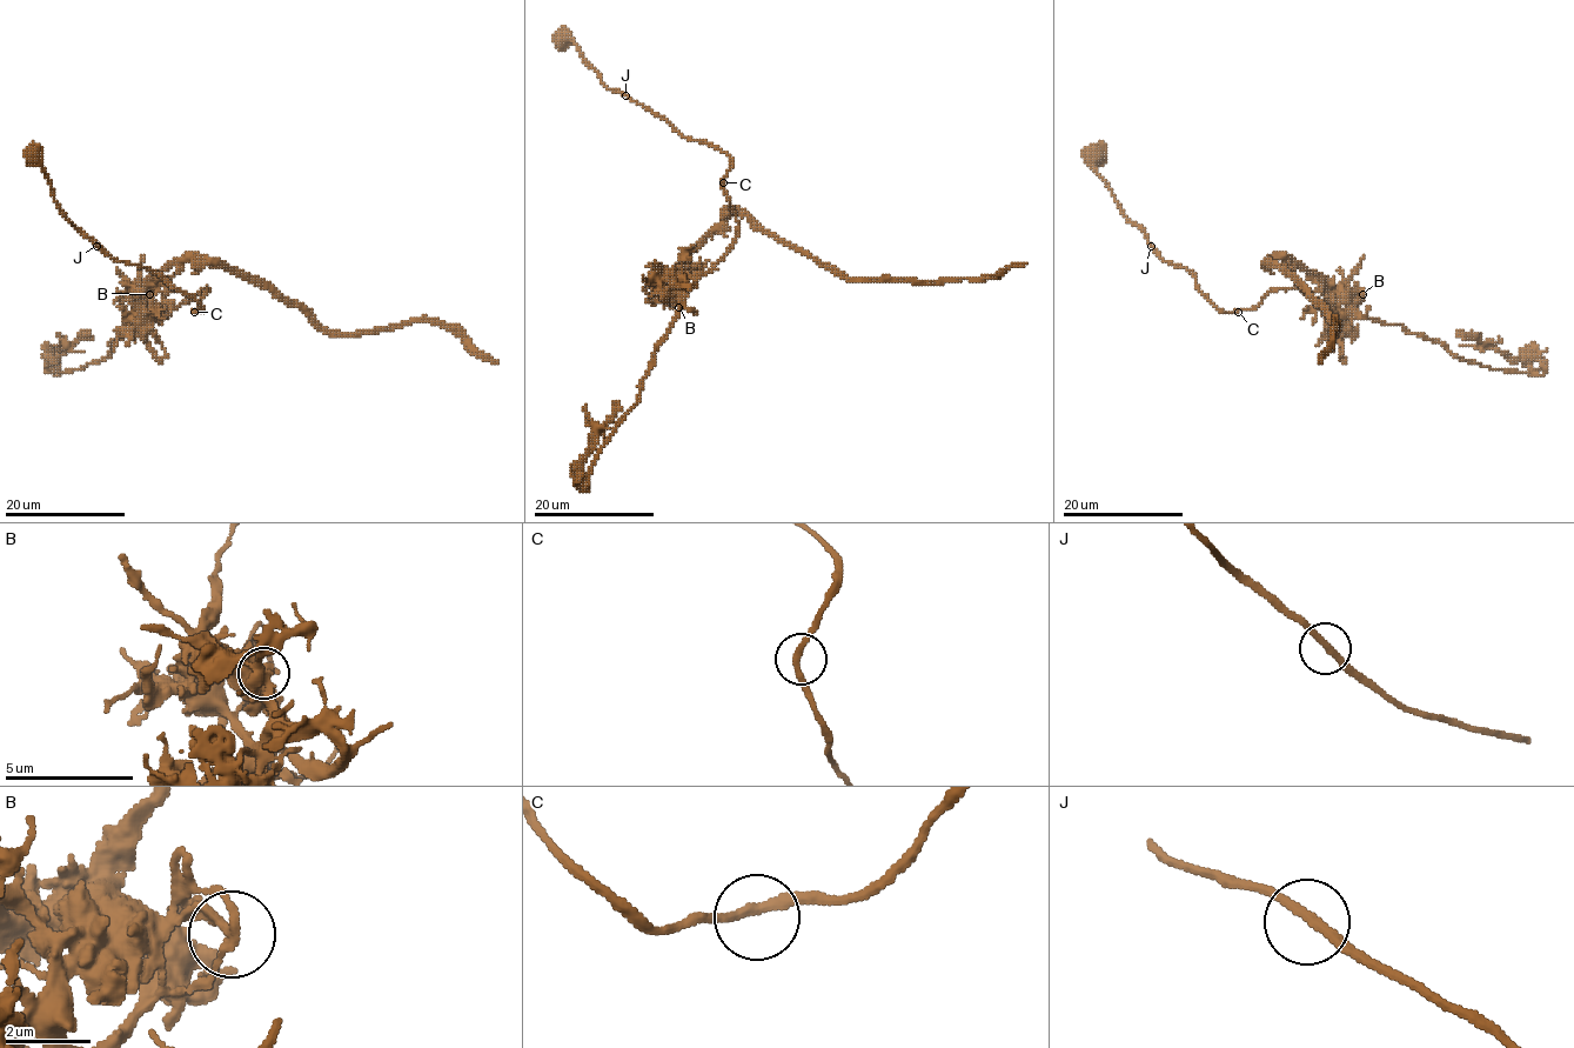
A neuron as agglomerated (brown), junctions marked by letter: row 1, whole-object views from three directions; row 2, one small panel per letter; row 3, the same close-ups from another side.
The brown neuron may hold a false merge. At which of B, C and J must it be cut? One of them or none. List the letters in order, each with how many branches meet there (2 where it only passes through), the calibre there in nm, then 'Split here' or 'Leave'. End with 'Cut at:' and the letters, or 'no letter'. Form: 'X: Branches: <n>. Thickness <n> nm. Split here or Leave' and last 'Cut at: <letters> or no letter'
B: Branches: 2. Thickness 220 nm. Split here
C: Branches: 2. Thickness 240 nm. Leave
J: Branches: 2. Thickness 240 nm. Leave
Cut at: B

